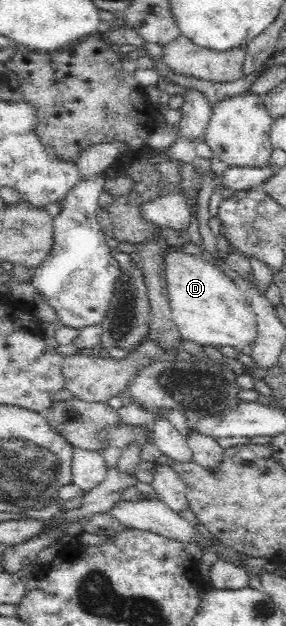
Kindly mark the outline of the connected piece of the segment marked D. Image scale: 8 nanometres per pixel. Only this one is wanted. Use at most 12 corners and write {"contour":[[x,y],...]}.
{"contour":[[169,250],[167,297],[180,336],[253,347],[256,313],[199,256]]}

